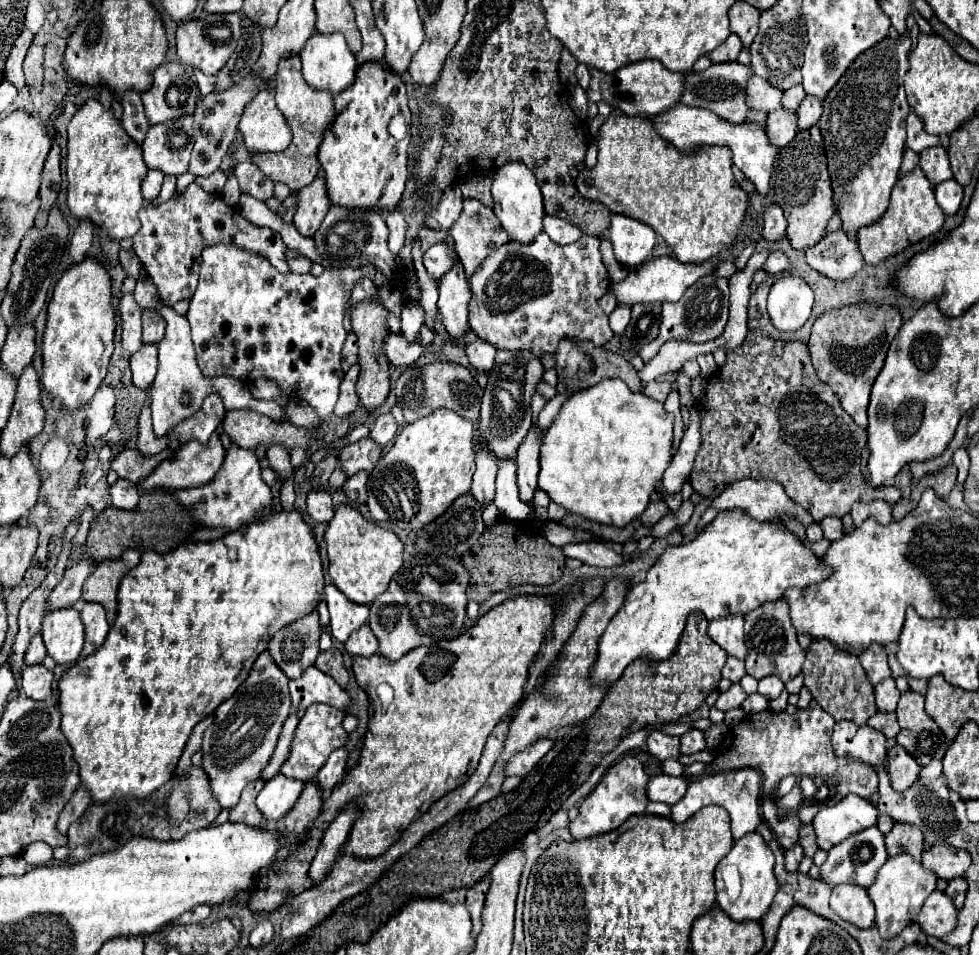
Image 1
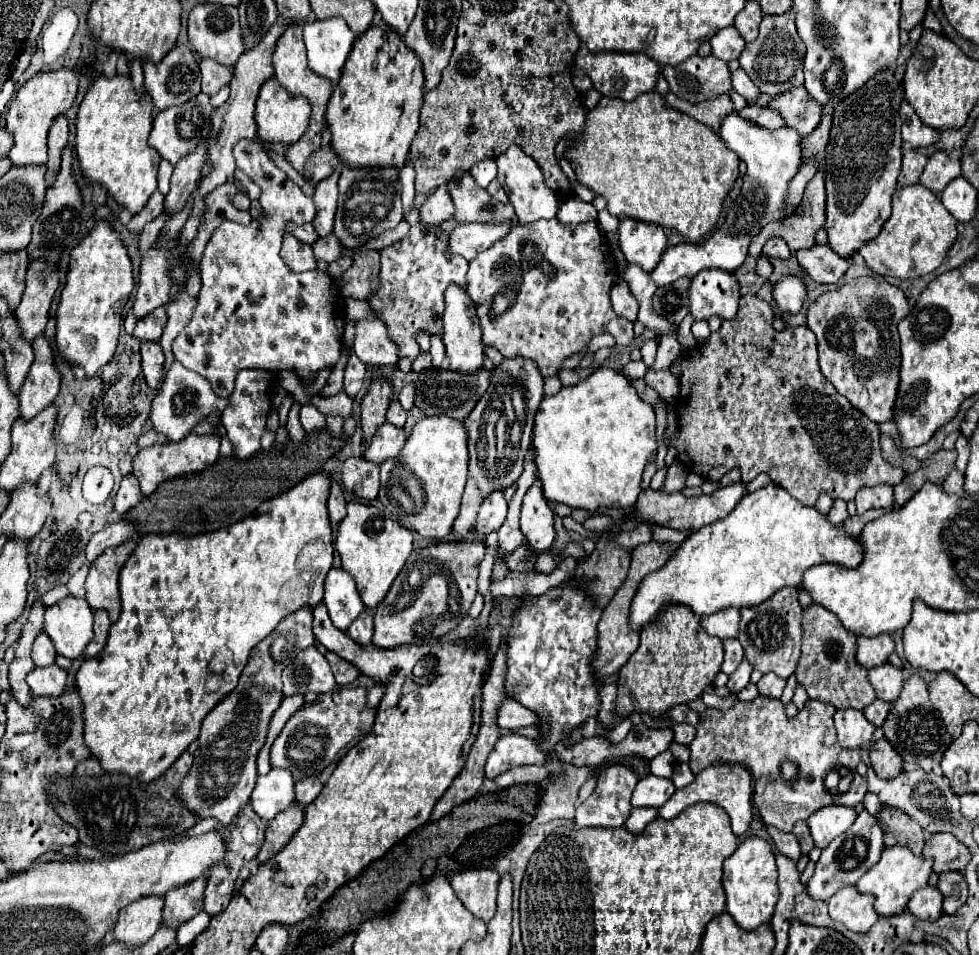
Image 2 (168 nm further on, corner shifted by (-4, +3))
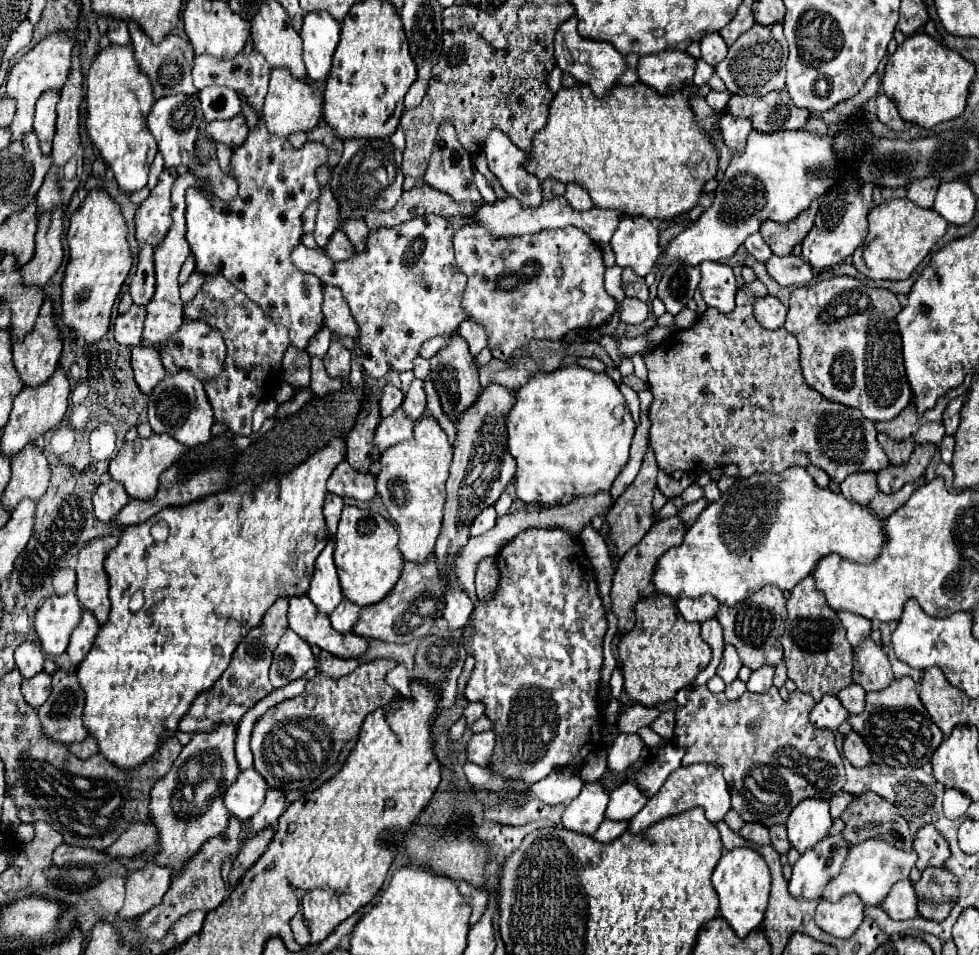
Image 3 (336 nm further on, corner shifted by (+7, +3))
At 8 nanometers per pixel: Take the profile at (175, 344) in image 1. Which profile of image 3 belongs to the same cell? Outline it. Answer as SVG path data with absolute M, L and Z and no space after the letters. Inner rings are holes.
M180 371L166 375L152 391L148 399L148 423L154 433L168 433L186 447L198 445L210 439L210 429L214 425L214 411L208 403L204 385L192 373Z

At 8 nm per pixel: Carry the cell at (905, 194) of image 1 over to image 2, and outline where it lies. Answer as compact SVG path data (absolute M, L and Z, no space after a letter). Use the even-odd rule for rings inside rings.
M921 183L905 185L893 193L893 213L883 225L881 233L867 241L859 253L863 255L867 267L879 275L897 279L921 277L935 271L943 263L947 249L957 237L955 225L957 221L951 217L951 213L947 213L947 209L943 209L943 203L931 189L923 187Z

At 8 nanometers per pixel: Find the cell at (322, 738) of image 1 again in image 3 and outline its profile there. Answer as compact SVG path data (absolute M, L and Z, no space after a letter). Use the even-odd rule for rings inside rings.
M374 659L360 663L350 675L340 679L316 673L302 695L268 709L252 729L254 769L264 777L266 785L280 791L304 789L334 765L342 747L358 737L366 715L398 697L398 691L386 683L386 673L396 665L396 659Z

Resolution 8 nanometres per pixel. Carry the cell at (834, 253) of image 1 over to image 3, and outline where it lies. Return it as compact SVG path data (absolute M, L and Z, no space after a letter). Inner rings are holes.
M772 255L766 261L766 269L770 277L784 287L808 285L808 281L812 281L818 275L818 271L814 271L802 257L794 257L794 255L788 255L788 257Z

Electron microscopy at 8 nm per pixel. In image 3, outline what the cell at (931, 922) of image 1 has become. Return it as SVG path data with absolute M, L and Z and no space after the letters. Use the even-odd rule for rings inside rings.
M906 879L906 881L898 881L896 885L892 885L892 889L888 891L880 907L888 913L890 919L896 919L896 921L918 917L918 905L916 905L912 883Z

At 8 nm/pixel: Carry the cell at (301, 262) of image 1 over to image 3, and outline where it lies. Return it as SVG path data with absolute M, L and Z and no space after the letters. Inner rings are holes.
M338 229L338 231L332 235L326 251L328 251L328 257L330 257L332 261L344 261L344 259L348 259L348 257L352 257L352 255L356 253L354 245L348 241L348 237L346 237L346 233L344 233L342 229Z

